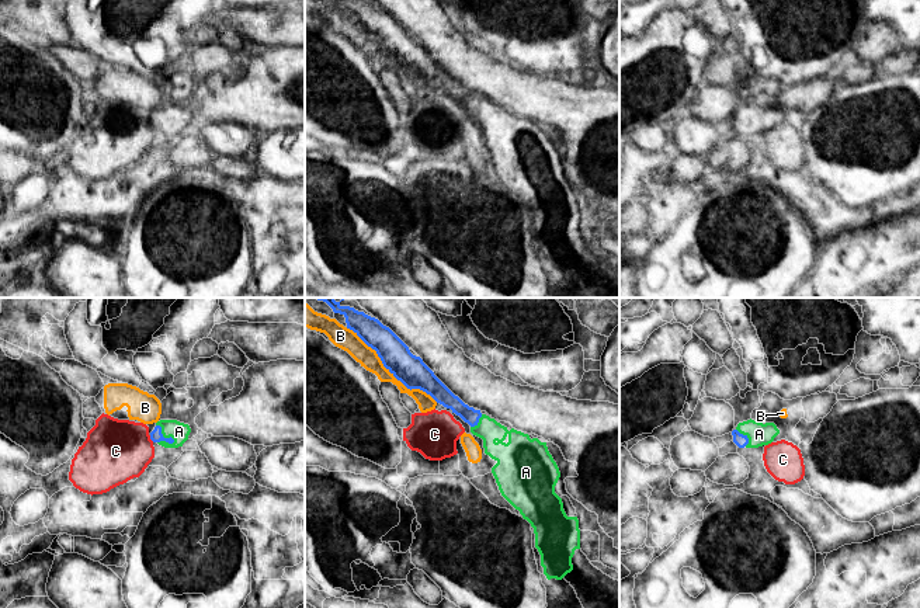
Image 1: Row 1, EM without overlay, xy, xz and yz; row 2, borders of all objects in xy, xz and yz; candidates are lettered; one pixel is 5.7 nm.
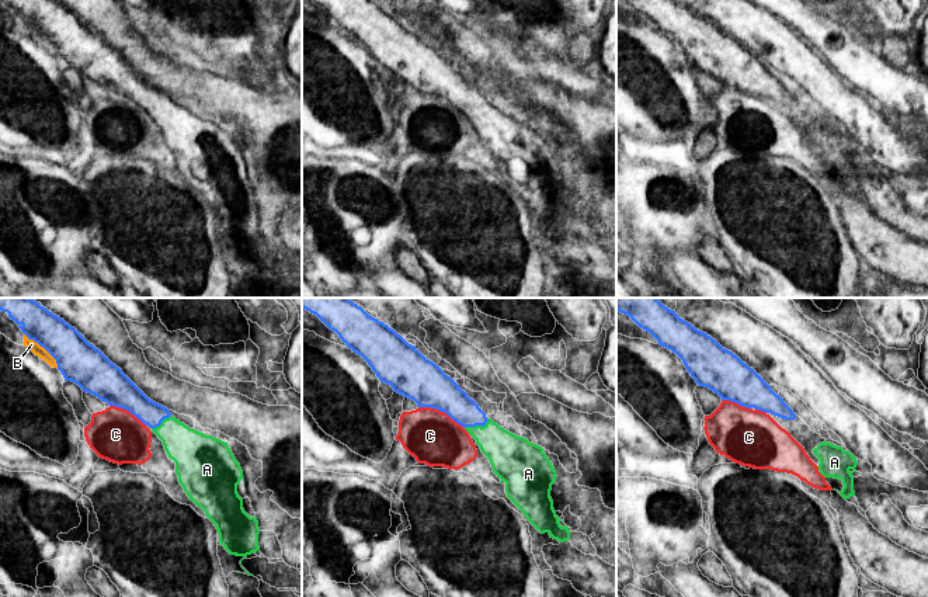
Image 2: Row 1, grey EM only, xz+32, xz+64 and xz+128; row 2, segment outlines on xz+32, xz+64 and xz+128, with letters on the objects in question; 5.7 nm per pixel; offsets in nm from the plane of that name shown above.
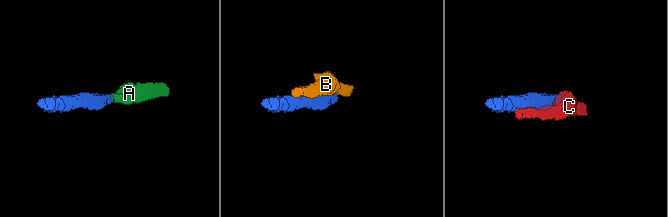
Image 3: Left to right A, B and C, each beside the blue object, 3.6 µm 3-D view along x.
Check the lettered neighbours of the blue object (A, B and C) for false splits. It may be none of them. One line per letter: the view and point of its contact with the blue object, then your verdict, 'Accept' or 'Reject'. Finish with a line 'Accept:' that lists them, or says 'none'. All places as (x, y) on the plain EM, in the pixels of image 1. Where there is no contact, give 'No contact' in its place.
A: Touches blue at xy (162, 121). Accept
B: Touches blue at xz (389, 56). Reject
C: Touches blue at xy (150, 124). Reject
Accept: A

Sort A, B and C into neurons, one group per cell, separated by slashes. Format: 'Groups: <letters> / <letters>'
Groups: A / B / C

